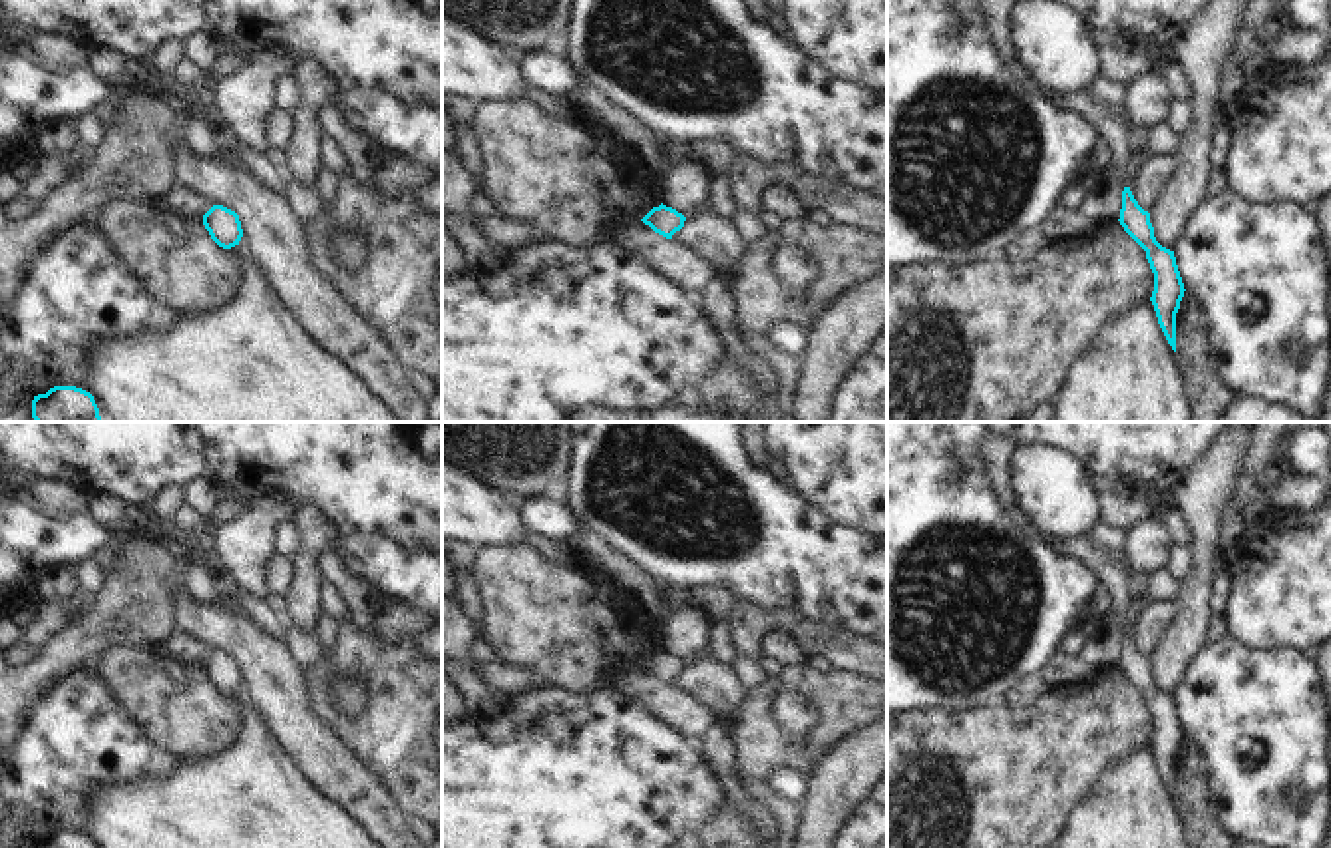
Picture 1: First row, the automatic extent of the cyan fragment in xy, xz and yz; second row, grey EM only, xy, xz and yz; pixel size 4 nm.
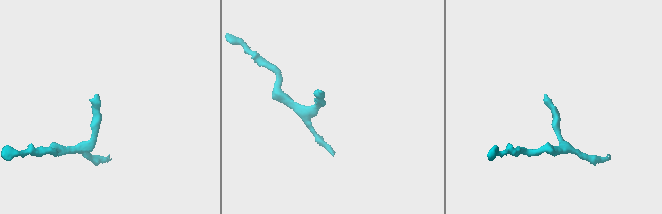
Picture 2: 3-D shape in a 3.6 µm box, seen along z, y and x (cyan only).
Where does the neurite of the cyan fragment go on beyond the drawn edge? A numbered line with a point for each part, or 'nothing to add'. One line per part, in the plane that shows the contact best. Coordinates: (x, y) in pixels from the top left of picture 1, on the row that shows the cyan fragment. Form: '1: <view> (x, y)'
nothing to add

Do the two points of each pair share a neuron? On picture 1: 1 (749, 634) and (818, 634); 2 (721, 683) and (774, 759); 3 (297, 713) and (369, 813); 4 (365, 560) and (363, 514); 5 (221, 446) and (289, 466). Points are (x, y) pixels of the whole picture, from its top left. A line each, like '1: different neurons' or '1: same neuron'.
1: same neuron
2: different neurons
3: same neuron
4: different neurons
5: same neuron

